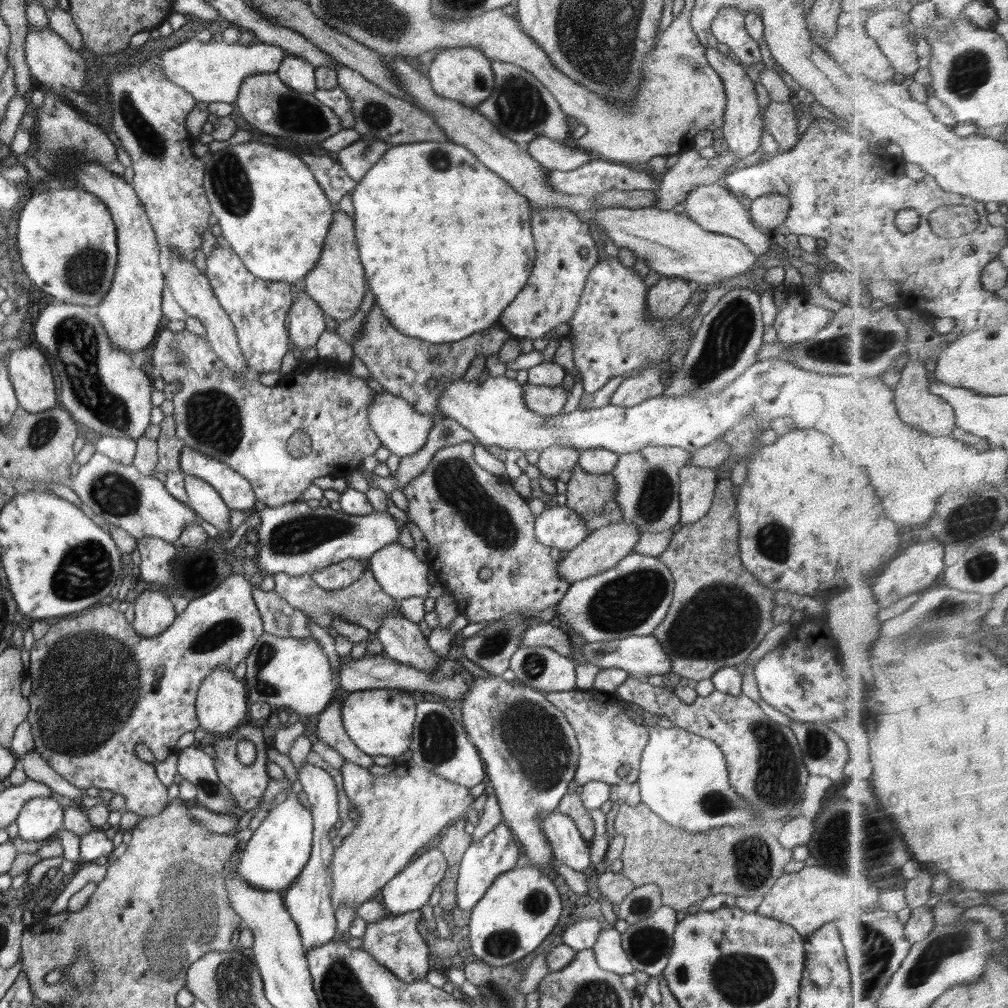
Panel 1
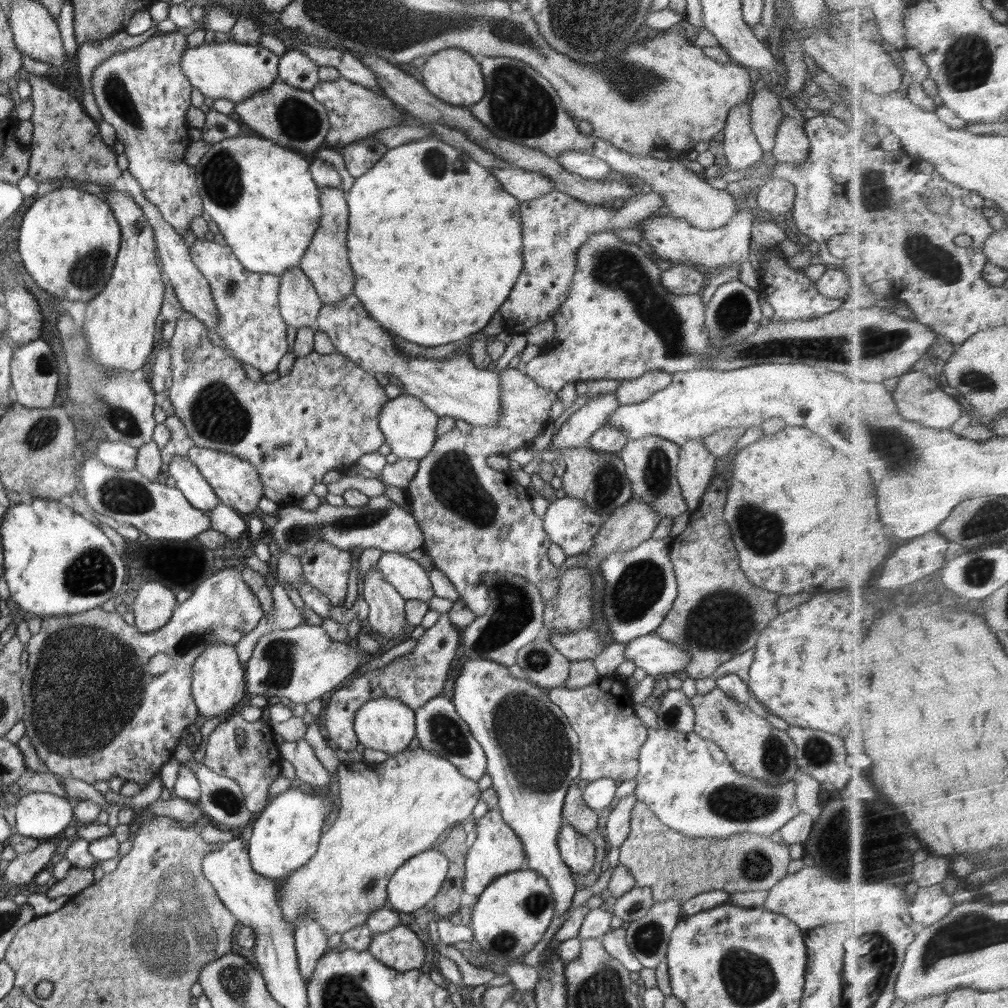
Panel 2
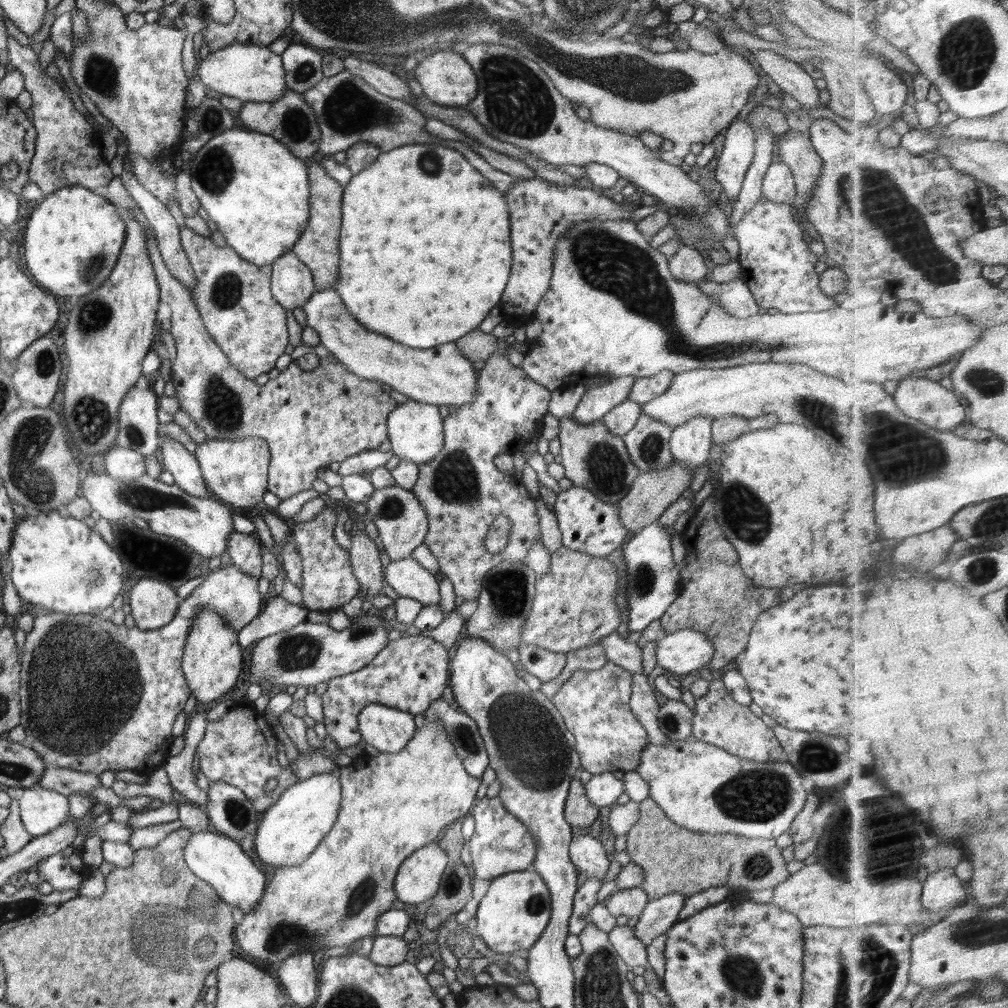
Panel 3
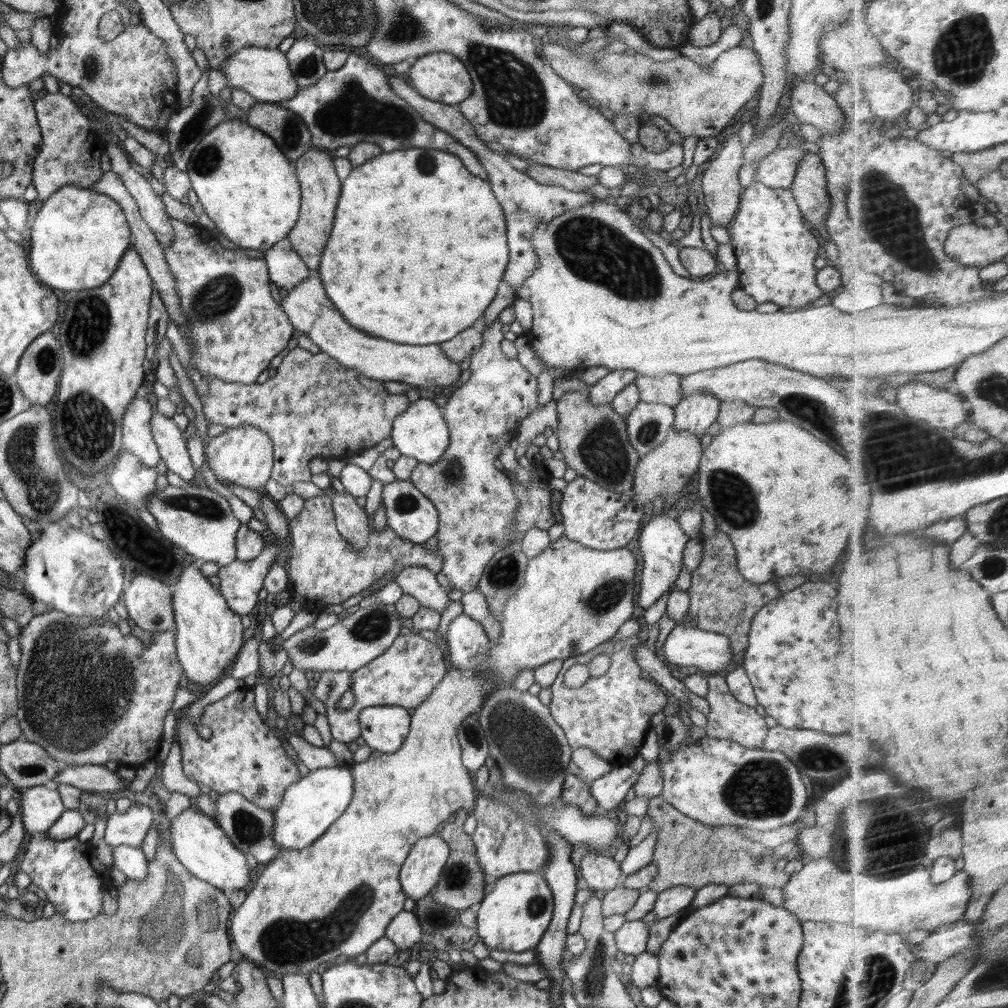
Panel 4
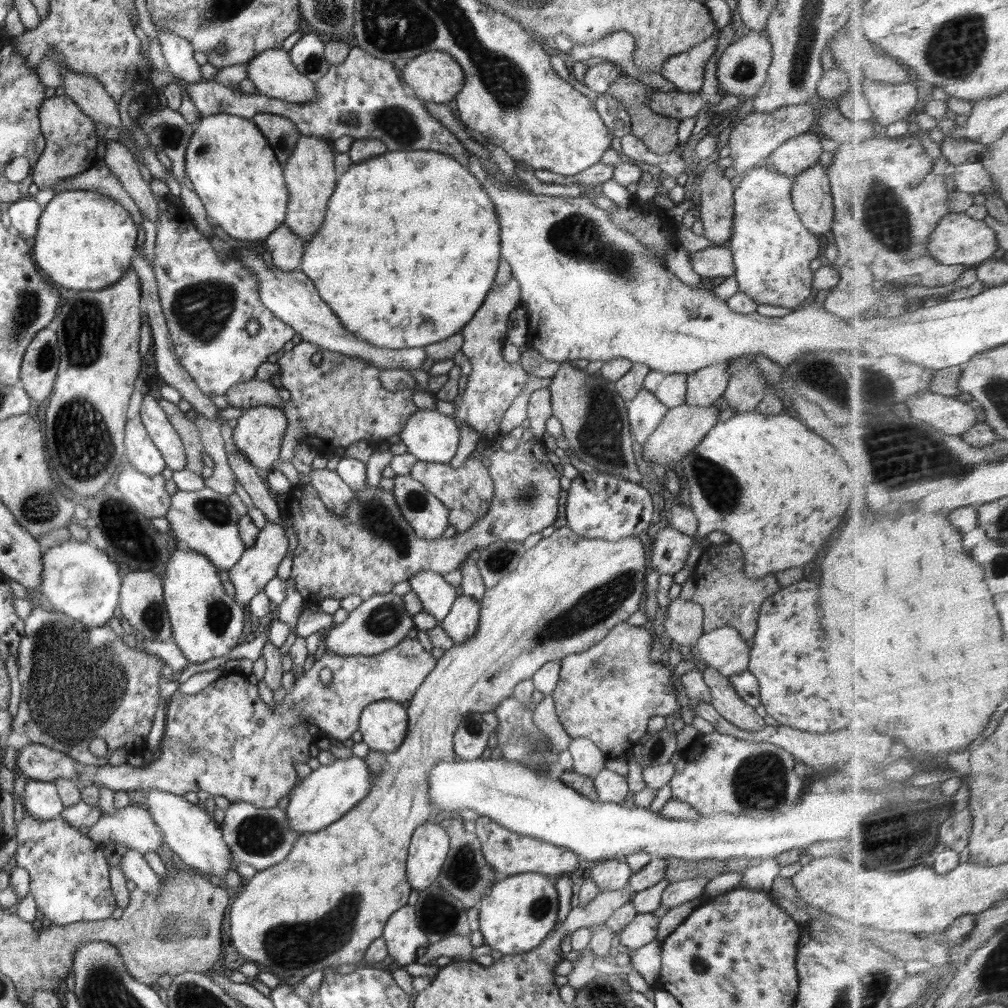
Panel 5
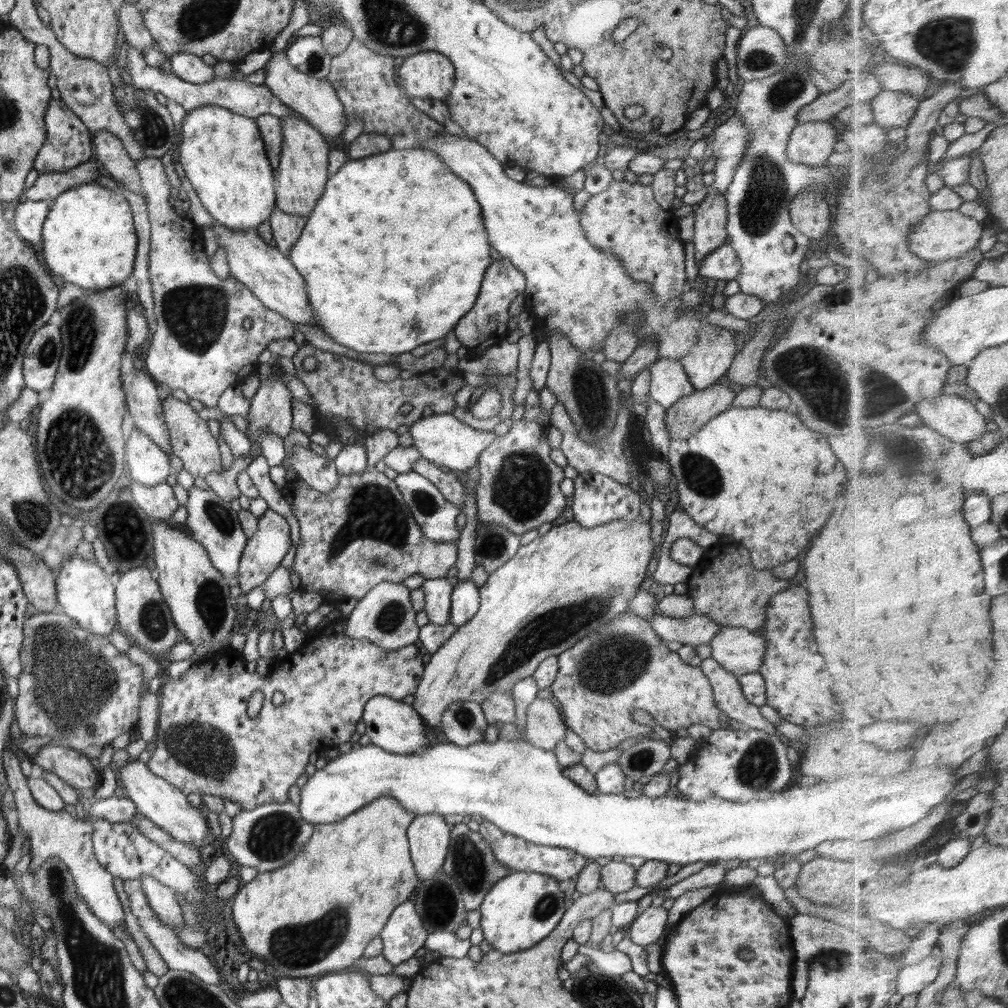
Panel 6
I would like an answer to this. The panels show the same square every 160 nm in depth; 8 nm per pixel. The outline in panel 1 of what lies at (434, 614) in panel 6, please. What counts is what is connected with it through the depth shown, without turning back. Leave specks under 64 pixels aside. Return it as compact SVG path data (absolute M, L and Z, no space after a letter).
M398 544L380 548L367 561L374 579L383 591L394 600L428 598L429 565L418 560L414 551Z

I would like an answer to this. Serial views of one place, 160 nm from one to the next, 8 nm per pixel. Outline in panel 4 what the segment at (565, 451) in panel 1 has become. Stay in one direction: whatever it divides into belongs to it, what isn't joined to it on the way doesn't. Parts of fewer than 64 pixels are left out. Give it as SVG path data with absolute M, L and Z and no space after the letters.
M633 370L610 371L604 378L590 386L589 401L593 404L611 403L619 392L622 392L631 382L635 382L637 375Z

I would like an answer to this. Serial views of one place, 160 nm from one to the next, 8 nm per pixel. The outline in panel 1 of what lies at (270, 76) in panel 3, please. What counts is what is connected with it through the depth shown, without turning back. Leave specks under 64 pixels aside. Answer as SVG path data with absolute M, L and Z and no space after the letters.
M192 37L176 47L160 51L160 63L166 79L188 91L197 101L203 103L232 103L237 100L244 78L254 74L276 73L285 58L280 46L266 43L253 45L228 44L211 40L208 43Z

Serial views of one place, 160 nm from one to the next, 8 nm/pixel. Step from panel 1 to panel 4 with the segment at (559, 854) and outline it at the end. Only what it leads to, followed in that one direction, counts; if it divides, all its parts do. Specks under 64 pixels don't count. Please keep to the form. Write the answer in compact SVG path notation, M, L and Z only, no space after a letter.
M591 849L583 856L578 874L599 894L618 887L624 879L617 861L612 857L598 855L596 850Z

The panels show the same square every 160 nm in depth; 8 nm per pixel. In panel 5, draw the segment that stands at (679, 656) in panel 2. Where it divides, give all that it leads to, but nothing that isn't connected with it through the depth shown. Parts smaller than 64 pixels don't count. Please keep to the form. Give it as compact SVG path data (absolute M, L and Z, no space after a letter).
M724 626L702 633L691 648L703 665L712 666L728 678L748 670L750 641L744 640L734 627Z

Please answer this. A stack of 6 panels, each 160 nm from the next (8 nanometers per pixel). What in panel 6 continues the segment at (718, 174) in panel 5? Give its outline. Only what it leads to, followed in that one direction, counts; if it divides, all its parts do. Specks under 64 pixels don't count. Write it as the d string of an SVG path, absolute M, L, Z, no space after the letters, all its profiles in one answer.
M707 188L708 194L694 207L694 256L697 264L715 248L727 242L727 208L723 194Z

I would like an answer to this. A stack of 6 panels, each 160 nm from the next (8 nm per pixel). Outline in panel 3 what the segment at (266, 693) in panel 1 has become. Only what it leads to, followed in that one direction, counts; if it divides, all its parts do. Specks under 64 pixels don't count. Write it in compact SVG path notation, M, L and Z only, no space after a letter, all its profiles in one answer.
M377 611L362 612L351 621L350 627L342 631L336 631L324 623L304 621L286 632L261 638L252 652L250 684L264 685L271 691L288 686L308 689L364 669L389 643L390 627Z

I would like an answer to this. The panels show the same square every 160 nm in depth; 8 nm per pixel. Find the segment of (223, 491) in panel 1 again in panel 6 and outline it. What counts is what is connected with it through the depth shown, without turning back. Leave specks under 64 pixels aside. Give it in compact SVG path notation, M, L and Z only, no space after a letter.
M268 377L261 381L256 394L250 401L248 435L252 442L258 441L261 429L269 430L286 439L292 429L292 394L283 381Z

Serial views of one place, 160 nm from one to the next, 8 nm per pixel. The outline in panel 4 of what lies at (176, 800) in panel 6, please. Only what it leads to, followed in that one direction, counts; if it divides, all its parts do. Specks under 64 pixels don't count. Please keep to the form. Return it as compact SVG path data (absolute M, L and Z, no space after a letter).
M187 808L170 822L172 824L170 827L172 850L188 872L215 886L227 896L234 890L246 889L248 891L255 875L246 863L246 855L230 842L212 817Z

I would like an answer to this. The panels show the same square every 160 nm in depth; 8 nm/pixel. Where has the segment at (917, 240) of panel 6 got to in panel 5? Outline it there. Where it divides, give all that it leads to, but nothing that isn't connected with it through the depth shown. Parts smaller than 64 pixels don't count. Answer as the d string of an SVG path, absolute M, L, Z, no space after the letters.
M953 212L944 217L929 242L932 256L940 262L947 265L969 265L971 267L977 267L983 262L995 258L994 254L1000 247L1001 240L998 231L990 228L983 220L970 218L965 212Z

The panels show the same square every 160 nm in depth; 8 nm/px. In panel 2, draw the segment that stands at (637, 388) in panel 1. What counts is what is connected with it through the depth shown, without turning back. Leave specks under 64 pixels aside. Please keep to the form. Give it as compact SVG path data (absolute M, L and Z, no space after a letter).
M651 370L638 378L621 381L615 390L616 398L622 406L644 402L655 392L668 388L673 375L665 370Z

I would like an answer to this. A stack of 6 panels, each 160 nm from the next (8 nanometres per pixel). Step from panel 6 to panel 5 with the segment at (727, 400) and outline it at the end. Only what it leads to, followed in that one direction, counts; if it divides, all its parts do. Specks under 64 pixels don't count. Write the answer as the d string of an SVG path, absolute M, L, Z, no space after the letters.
M715 402L710 406L690 406L684 403L668 408L657 429L643 444L642 458L648 462L659 462L662 466L676 465L676 469L679 470L680 460L698 446L704 435L718 422L722 408L721 402Z

